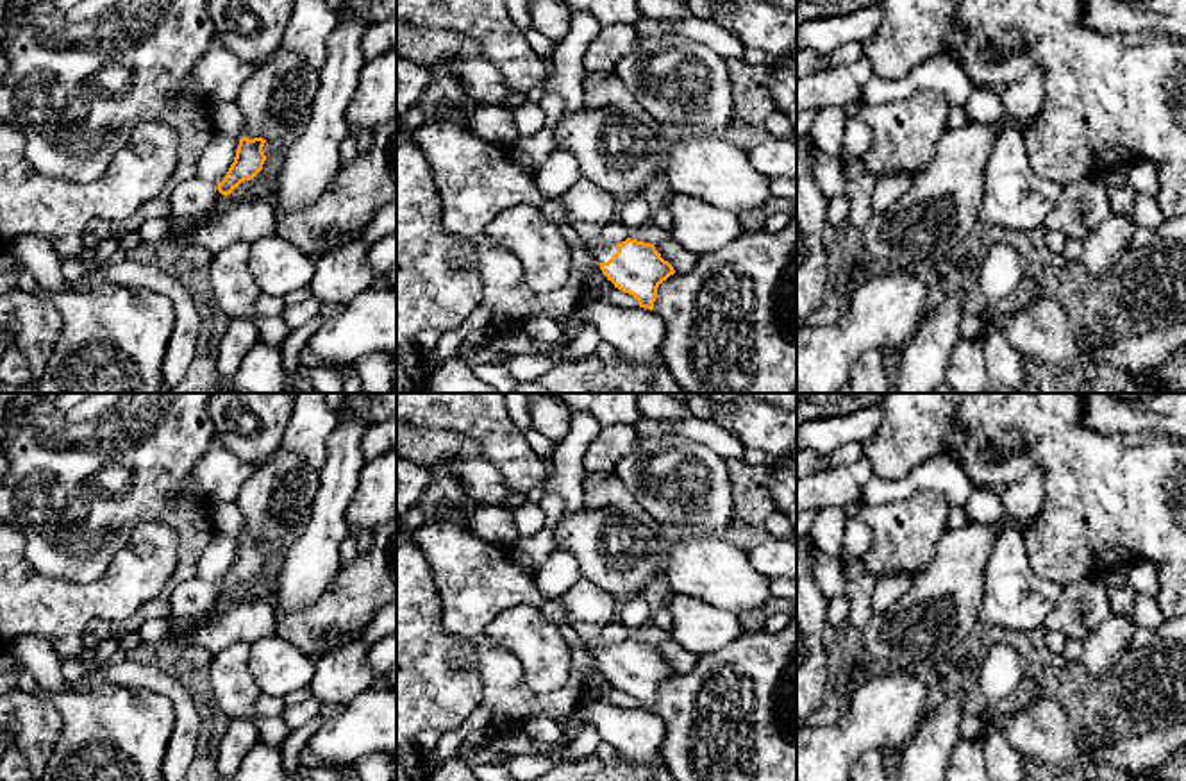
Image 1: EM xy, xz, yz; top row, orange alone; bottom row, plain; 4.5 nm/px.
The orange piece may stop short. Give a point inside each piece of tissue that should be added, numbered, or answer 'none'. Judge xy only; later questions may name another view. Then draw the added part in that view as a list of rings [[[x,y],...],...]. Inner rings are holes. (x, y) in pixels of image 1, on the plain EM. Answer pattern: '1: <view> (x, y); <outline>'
1: xy (193, 597); [[[198,577],[175,584],[170,595],[170,618],[182,624],[209,611],[221,597],[218,586]]]

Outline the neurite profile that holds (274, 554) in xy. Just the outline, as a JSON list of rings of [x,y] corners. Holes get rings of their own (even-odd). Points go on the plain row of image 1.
[[[266,542],[263,547],[263,552],[266,556],[263,570],[254,579],[245,581],[238,588],[234,588],[234,592],[230,595],[239,599],[243,592],[270,579],[271,575],[275,575],[280,570],[280,567],[284,563],[284,556],[286,556],[282,547],[275,547],[270,542]]]

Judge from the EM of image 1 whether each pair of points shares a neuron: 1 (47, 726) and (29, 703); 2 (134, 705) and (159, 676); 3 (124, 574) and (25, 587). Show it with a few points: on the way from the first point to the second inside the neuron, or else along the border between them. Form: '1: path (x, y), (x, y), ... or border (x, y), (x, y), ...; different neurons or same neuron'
1: path (41, 721), (29, 708); same neuron
2: border (106, 683), (161, 690), (172, 705), (175, 721); different neurons
3: path (99, 596), (50, 596); same neuron

